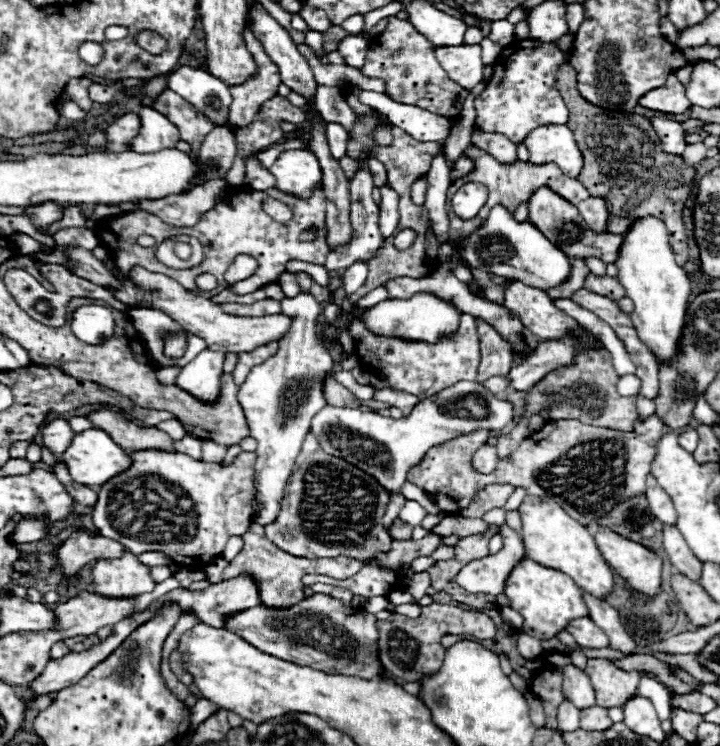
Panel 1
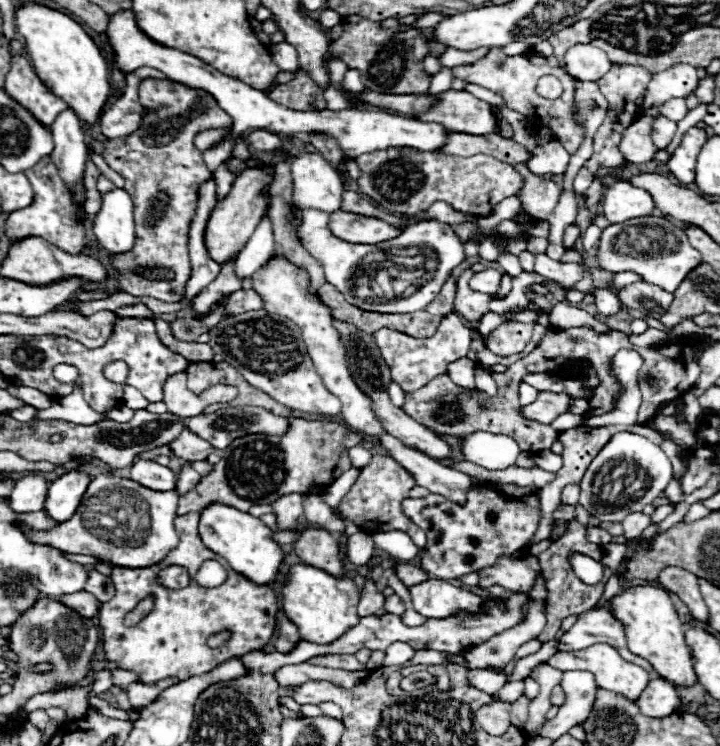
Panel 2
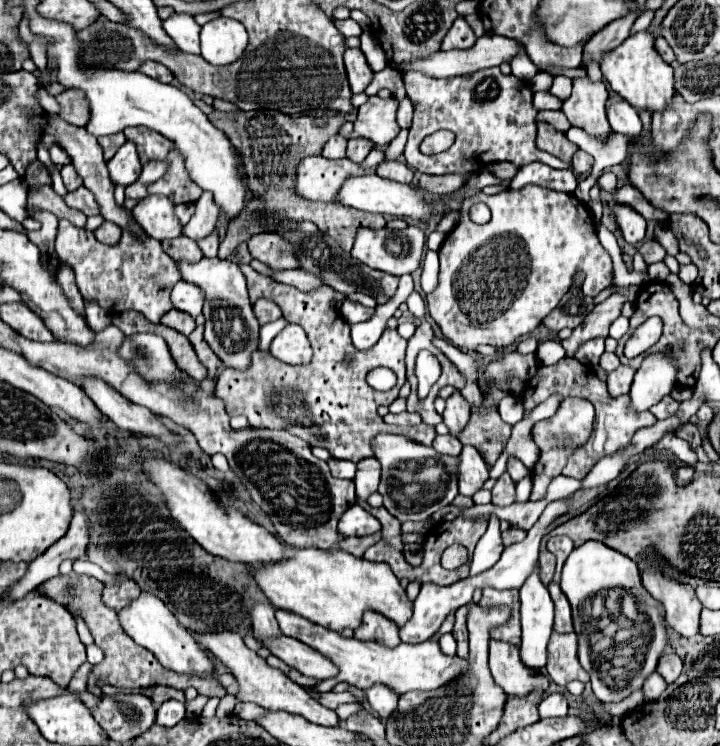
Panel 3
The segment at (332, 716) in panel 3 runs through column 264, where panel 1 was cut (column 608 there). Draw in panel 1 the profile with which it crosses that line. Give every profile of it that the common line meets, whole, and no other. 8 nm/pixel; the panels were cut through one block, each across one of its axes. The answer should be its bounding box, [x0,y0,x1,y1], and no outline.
[586,658,638,708]

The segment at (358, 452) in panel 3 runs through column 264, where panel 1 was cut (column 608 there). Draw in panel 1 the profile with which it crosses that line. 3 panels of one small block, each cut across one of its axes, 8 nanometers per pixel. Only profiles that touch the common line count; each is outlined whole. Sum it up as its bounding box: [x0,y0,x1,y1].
[496,274,638,458]

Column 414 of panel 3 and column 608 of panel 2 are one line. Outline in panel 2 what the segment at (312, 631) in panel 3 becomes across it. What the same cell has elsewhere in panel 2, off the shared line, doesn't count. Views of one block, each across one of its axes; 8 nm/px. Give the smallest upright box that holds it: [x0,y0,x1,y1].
[548,644,652,700]

